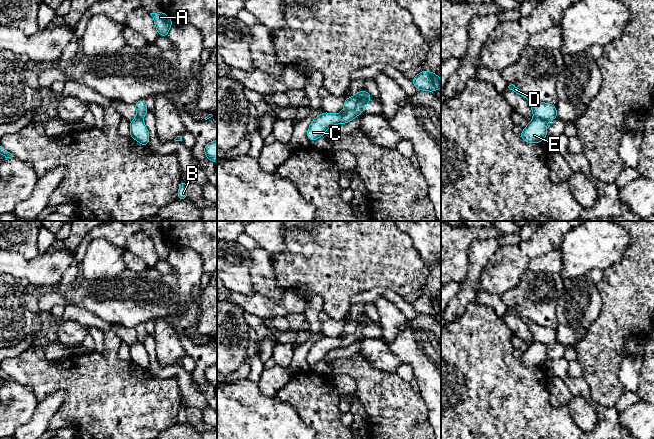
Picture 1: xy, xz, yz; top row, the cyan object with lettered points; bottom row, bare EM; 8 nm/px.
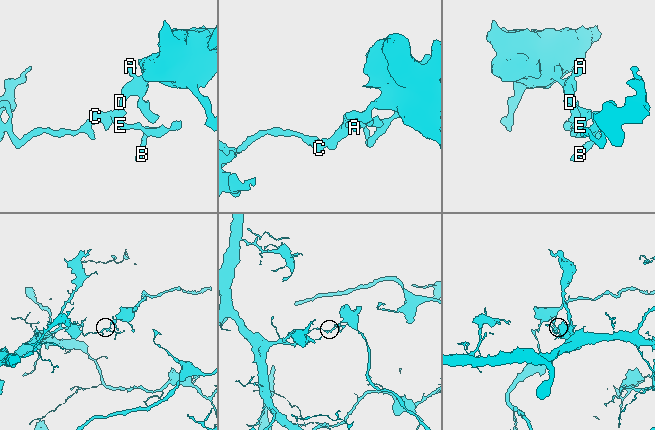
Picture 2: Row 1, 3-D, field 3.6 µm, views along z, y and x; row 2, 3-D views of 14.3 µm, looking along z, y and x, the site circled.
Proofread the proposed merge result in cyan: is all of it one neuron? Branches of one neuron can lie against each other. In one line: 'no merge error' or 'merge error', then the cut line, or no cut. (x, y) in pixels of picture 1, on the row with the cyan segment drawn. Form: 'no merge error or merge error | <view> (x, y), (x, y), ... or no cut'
merge error | xz (365, 91), (357, 104), (348, 109), (339, 122)

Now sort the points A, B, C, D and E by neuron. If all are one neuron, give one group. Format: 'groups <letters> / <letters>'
groups A D / B C E

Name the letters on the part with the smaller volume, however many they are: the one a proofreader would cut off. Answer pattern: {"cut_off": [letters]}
{"cut_off": ["A", "D"]}

